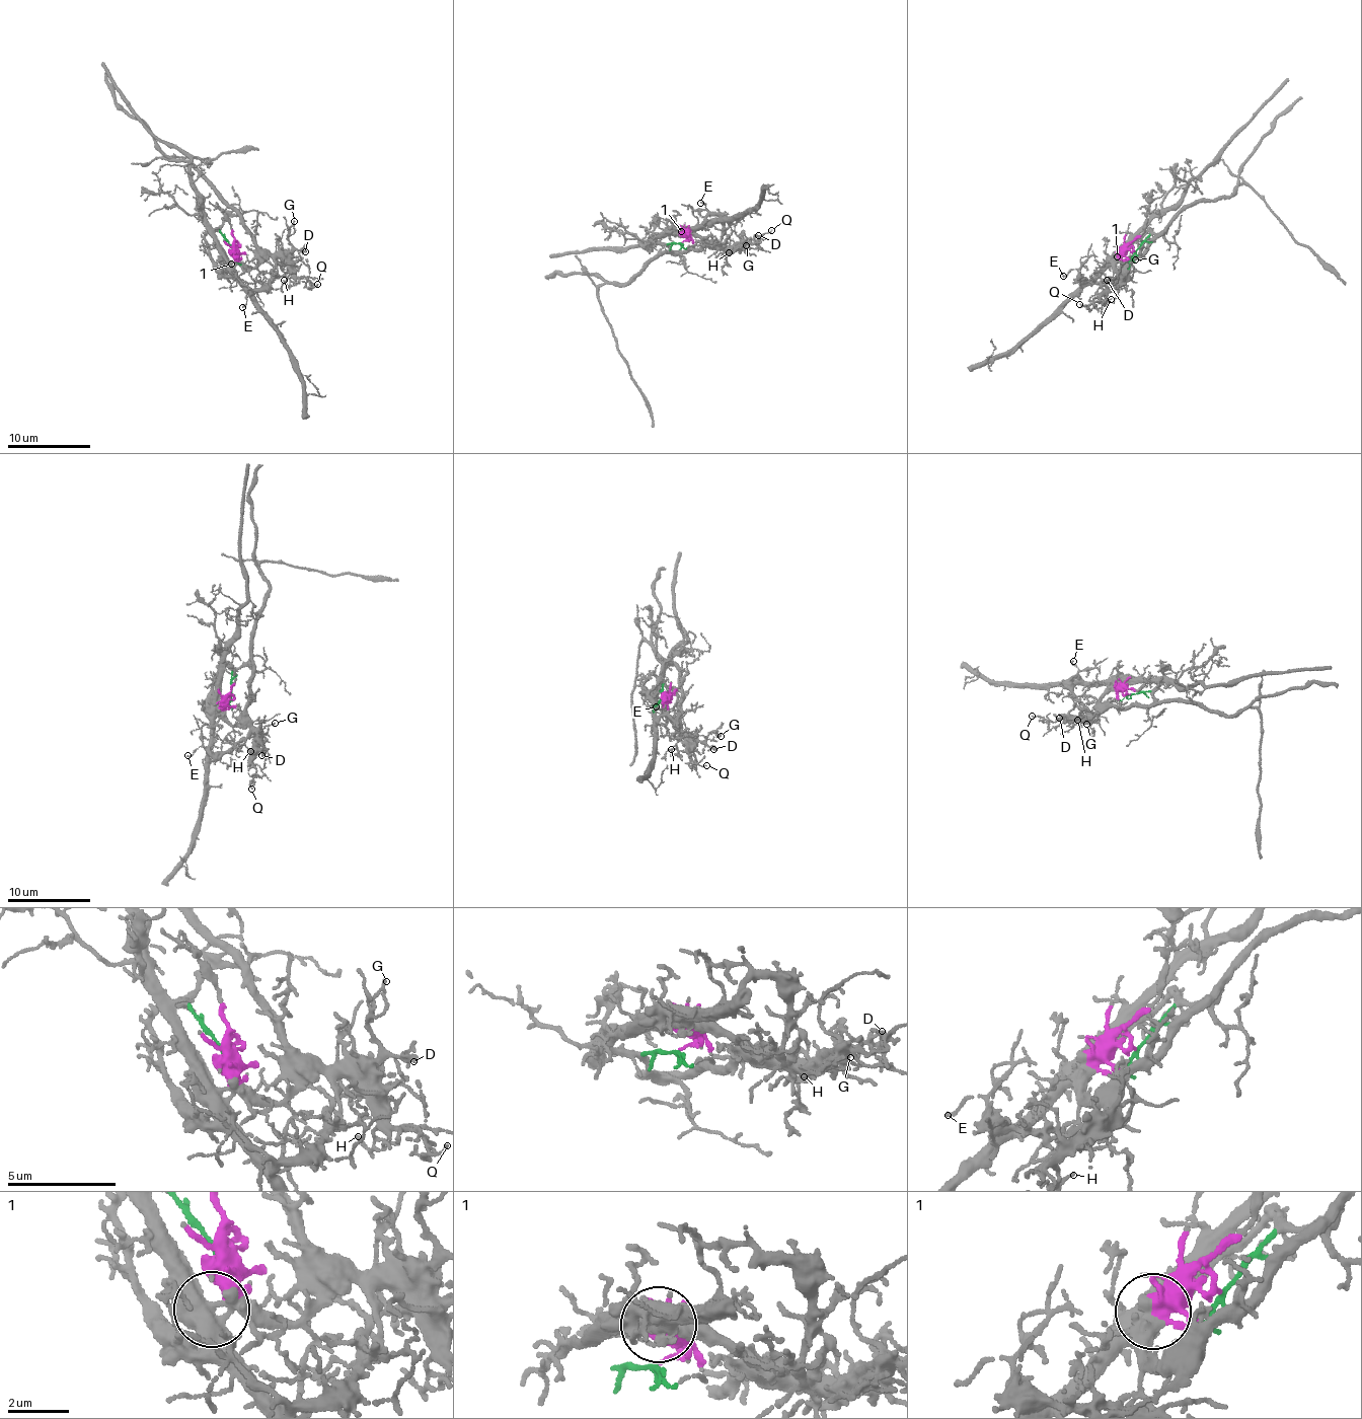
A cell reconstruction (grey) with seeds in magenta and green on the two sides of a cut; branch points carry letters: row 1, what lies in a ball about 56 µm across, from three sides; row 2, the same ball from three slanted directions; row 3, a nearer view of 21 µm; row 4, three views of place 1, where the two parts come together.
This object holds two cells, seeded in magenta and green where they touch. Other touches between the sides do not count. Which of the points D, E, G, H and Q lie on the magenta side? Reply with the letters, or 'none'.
D, G, H, Q

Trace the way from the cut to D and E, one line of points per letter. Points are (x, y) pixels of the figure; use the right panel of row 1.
D: (1135, 250), (1126, 251), (1127, 257), (1132, 258), (1126, 262), (1119, 281), (1117, 278), (1106, 280)
E: (1135, 250), (1149, 233), (1149, 228), (1086, 280), (1074, 269), (1063, 276)

